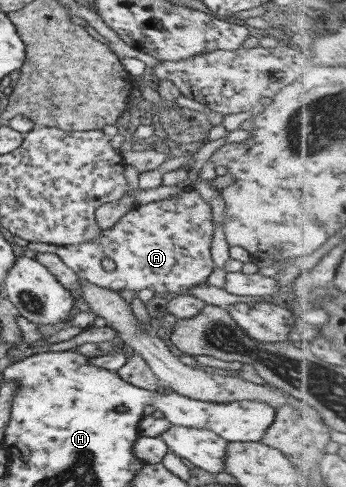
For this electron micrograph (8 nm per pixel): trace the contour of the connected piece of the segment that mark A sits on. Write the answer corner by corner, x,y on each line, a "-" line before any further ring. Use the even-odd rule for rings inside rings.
185,188
178,196
172,195
170,199
135,205
130,208
111,228
101,230
97,241
58,246
55,253
78,277
115,292
122,291
122,289
136,292
141,289
151,289
158,293
165,291
184,293
186,289
207,281
215,268
210,255
210,243
212,243
214,233
211,219
210,204
204,201
194,188
-
104,257
110,257
114,261
116,264
114,271
104,270
101,265

